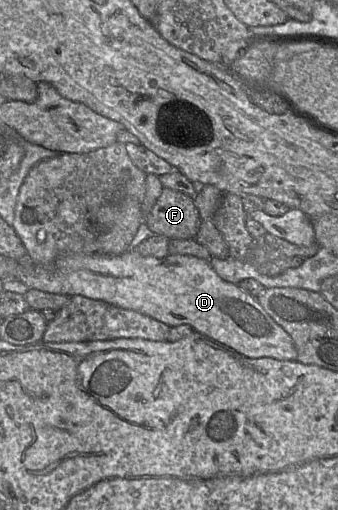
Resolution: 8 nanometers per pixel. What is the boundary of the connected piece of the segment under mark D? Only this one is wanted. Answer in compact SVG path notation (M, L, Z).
M130 249L120 255L100 253L63 255L58 257L51 266L36 265L27 258L25 261L18 261L17 280L30 289L34 288L70 297L82 295L102 300L116 307L137 311L152 317L169 327L190 325L196 332L218 341L248 358L268 357L284 361L296 361L297 359L297 351L291 336L270 317L257 298L240 289L237 284L223 280L208 260L195 256L175 254L156 258L143 256L137 250Z

